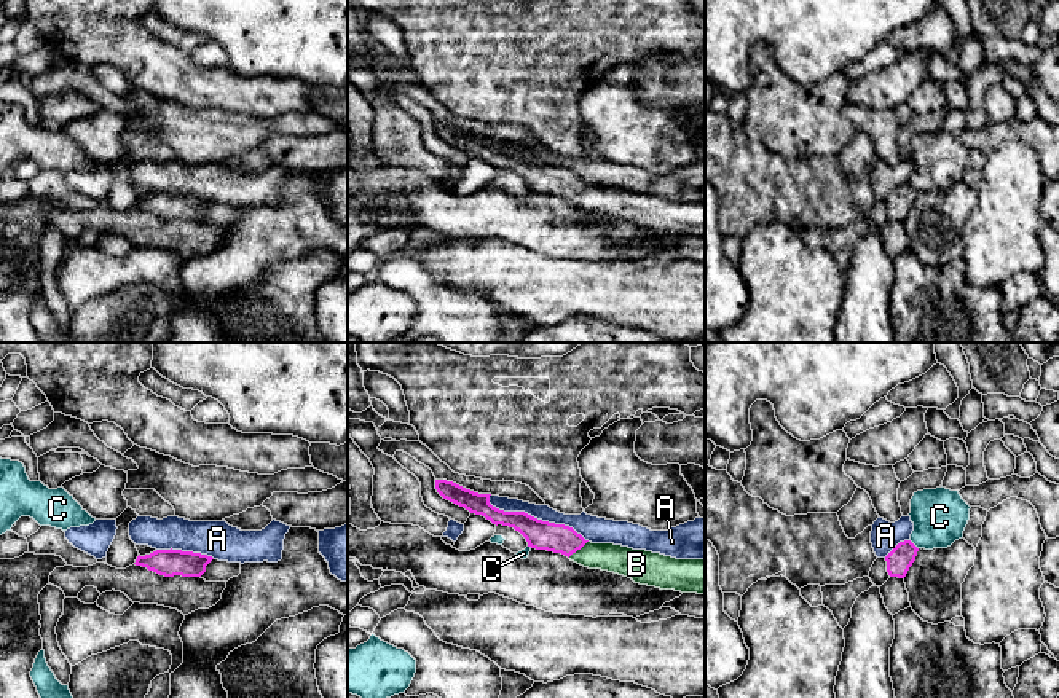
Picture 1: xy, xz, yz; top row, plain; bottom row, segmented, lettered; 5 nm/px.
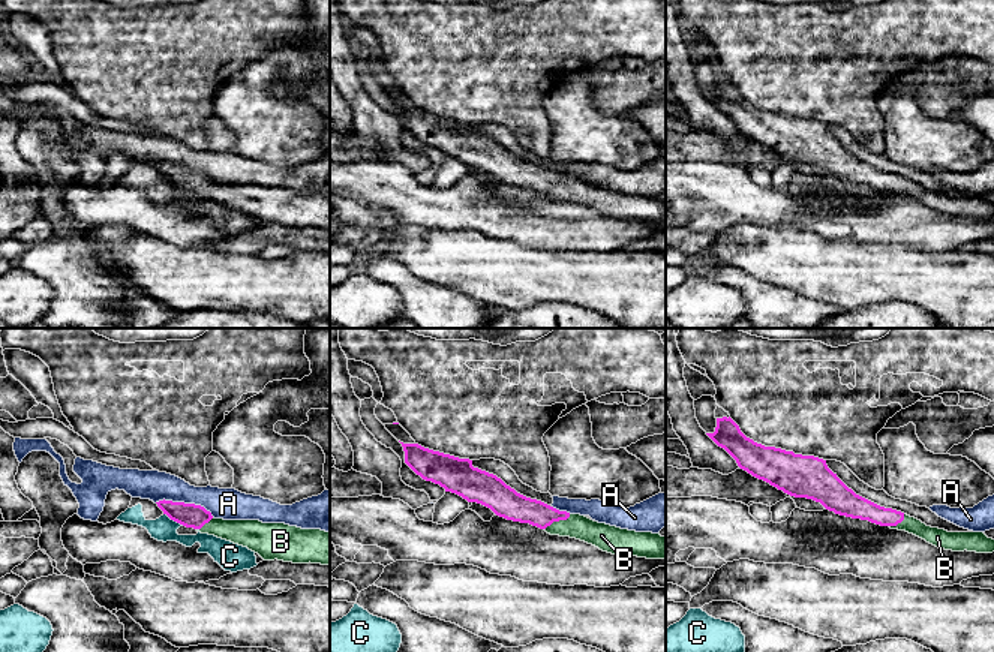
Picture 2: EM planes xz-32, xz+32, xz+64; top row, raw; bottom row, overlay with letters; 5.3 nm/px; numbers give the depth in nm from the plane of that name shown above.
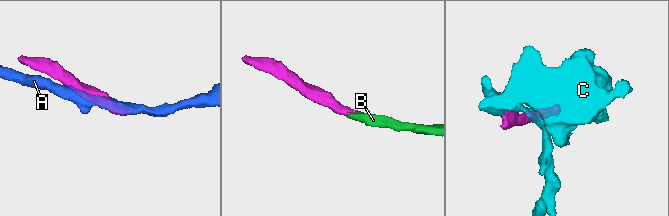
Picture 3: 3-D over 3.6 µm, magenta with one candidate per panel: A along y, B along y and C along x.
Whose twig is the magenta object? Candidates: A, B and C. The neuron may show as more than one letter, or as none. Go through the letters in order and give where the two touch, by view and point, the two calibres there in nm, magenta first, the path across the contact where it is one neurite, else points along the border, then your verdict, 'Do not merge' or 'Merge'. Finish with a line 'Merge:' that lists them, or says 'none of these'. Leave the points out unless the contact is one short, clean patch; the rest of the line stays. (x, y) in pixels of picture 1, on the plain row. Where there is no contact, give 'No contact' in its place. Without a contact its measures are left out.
A: Touches magenta at xz (536, 161). Thickness 150 nm (magenta) against 110 nm. Do not merge
B: Touches magenta at xz (578, 192). Thickness 150 nm (magenta) against 150 nm. Path across: xz (539, 177), (563, 182), (578, 192), (589, 198), (625, 204). Merge
C: Touches magenta at yz (913, 187). Thickness 130 nm (magenta) against 280 nm. Do not merge
Merge: B

